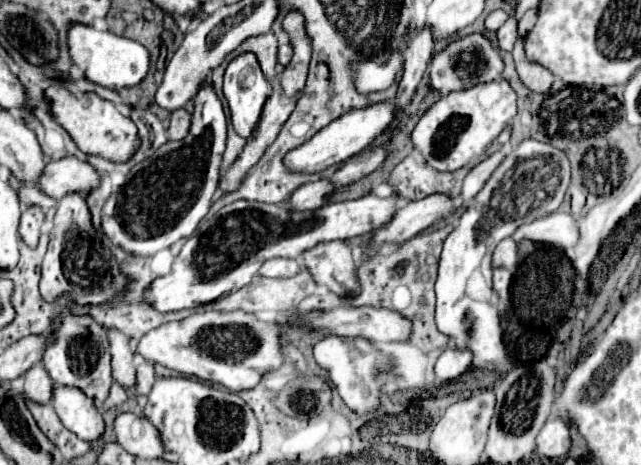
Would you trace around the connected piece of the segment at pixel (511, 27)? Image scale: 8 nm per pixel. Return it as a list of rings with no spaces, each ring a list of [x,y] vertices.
[[[509,17],[503,23],[503,27],[499,27],[499,31],[497,31],[497,43],[499,43],[499,49],[513,51],[515,41],[517,41],[517,21],[515,21],[515,17]]]

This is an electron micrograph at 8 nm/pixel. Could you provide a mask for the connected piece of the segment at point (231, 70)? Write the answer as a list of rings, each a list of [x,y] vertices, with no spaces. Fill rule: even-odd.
[[[247,51],[247,53],[241,53],[241,55],[237,55],[235,59],[231,59],[231,63],[229,63],[227,69],[225,69],[223,93],[225,93],[225,99],[227,99],[227,103],[229,103],[231,121],[233,121],[235,131],[237,131],[241,137],[249,137],[249,135],[253,133],[253,129],[257,127],[257,121],[259,121],[259,117],[261,117],[263,103],[265,103],[265,99],[267,99],[269,93],[271,93],[271,85],[269,85],[269,81],[265,79],[265,75],[261,73],[261,67],[259,67],[259,61],[257,61],[255,53]]]

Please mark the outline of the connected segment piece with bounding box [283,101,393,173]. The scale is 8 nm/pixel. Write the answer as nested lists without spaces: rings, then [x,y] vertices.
[[[383,101],[377,105],[371,105],[367,109],[351,109],[349,113],[341,115],[339,119],[331,121],[327,127],[323,127],[317,135],[313,135],[309,141],[305,141],[301,147],[291,149],[283,163],[287,171],[293,173],[321,173],[331,165],[337,165],[357,153],[361,153],[365,147],[373,143],[375,137],[379,137],[393,121],[393,103]]]

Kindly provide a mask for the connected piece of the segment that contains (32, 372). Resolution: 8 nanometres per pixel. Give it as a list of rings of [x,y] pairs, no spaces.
[[[31,367],[27,373],[25,373],[25,397],[33,403],[39,403],[39,405],[47,405],[51,401],[51,377],[49,373],[45,373],[43,367]]]

